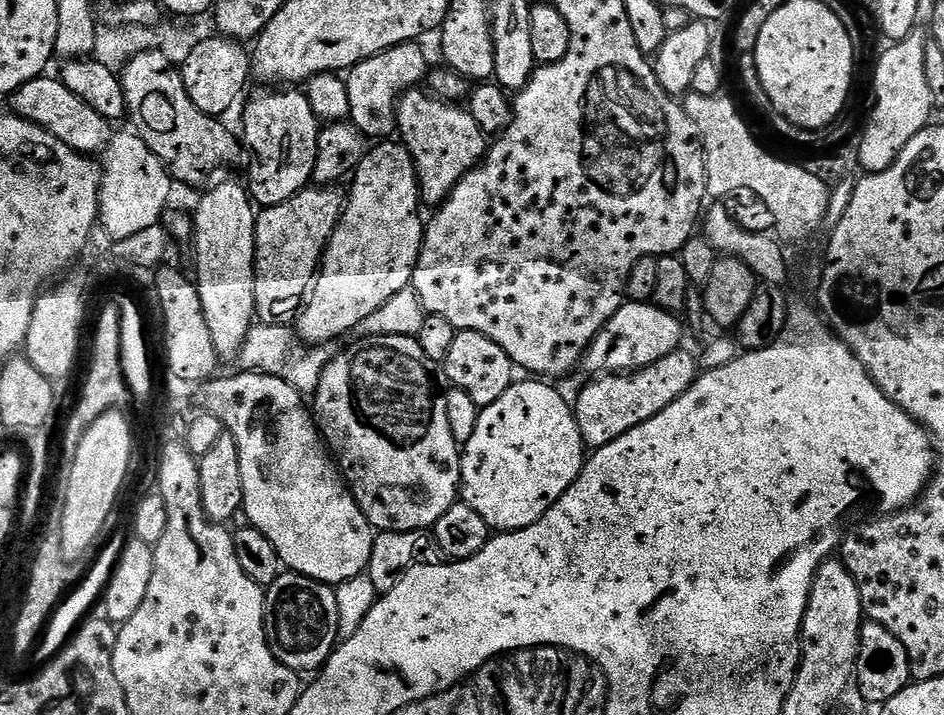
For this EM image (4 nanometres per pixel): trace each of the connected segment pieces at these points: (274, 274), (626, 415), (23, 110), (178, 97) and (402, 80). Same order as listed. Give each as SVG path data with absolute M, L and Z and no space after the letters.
M309 186L303 192L294 194L286 202L276 204L272 208L264 208L256 217L256 285L254 286L254 298L256 299L256 320L262 324L287 325L301 311L306 297L316 279L316 273L320 271L320 262L324 259L324 251L328 248L330 238L336 229L336 223L340 221L341 211L346 203L345 197L336 193L337 189L332 186Z
M677 350L666 354L658 362L631 374L604 374L592 378L580 392L580 397L574 400L574 411L578 430L582 434L585 445L595 450L614 442L622 434L629 432L634 426L654 418L670 402L682 398L686 390L696 381L698 375L698 360L685 350Z
M45 74L26 82L10 97L11 111L24 120L34 122L58 138L58 142L64 142L75 152L85 154L103 153L108 147L114 133L113 125L98 110L86 106L86 102L78 94L70 94L70 90L65 86L63 79L51 80L51 75Z
M150 51L141 53L133 58L122 69L126 106L128 107L127 119L132 120L131 127L140 136L142 142L161 160L168 169L173 181L193 186L207 185L208 176L215 174L219 168L228 168L236 159L241 159L242 144L228 133L228 128L223 119L202 114L194 102L190 102L190 94L186 94L184 79L177 65L172 65L163 51Z
M416 42L399 44L397 48L374 54L361 64L347 69L346 94L350 94L350 123L369 141L380 142L396 132L396 103L406 92L425 83L429 75L428 60Z

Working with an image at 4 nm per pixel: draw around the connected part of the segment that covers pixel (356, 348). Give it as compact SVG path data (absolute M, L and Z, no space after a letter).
M369 336L360 338L357 344L349 346L345 352L340 352L331 361L324 365L324 373L320 375L320 381L314 393L314 419L320 435L331 455L334 463L340 469L345 484L352 492L352 497L358 502L362 514L372 524L377 533L382 532L419 532L431 529L450 510L450 506L458 503L460 490L460 458L462 455L461 445L456 443L454 434L450 434L450 418L446 418L446 384L442 379L441 369L437 361L426 358L419 339L410 336Z

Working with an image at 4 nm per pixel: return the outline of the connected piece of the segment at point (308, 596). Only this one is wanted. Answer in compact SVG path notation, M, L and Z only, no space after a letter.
M291 570L285 571L264 594L264 629L268 645L281 662L297 674L324 667L337 647L338 602L329 585Z

